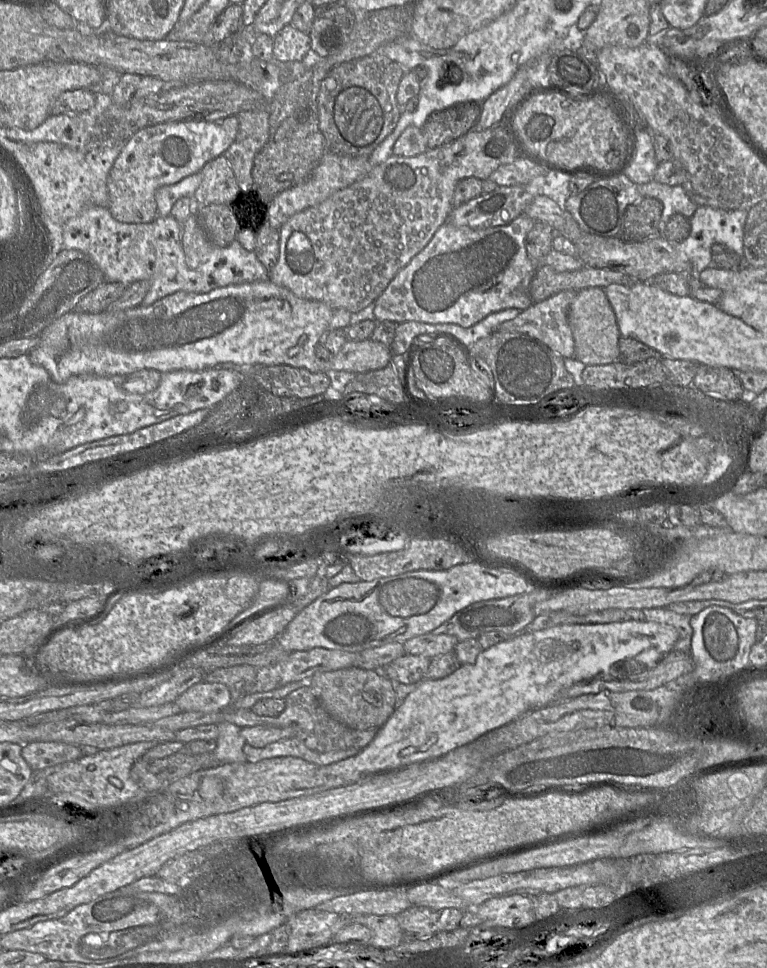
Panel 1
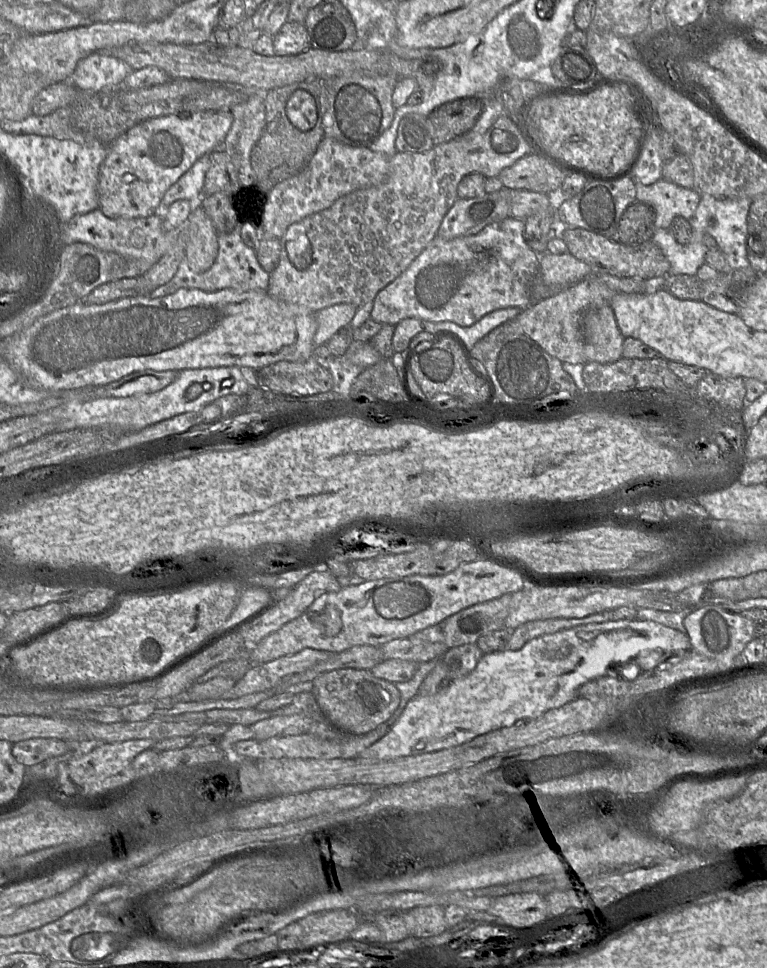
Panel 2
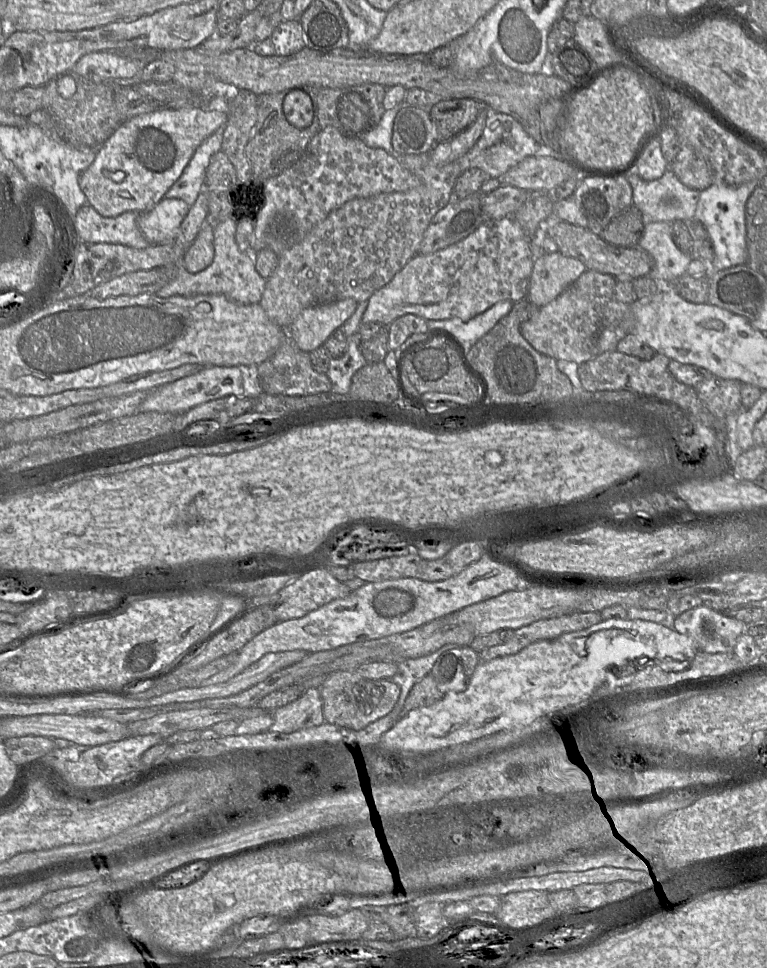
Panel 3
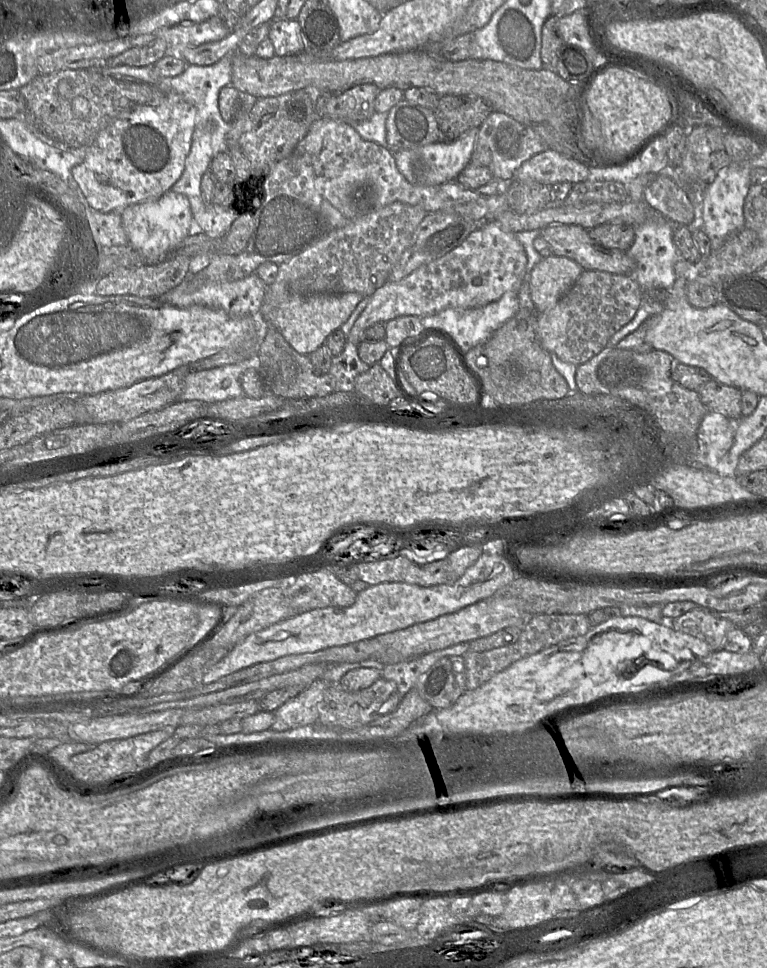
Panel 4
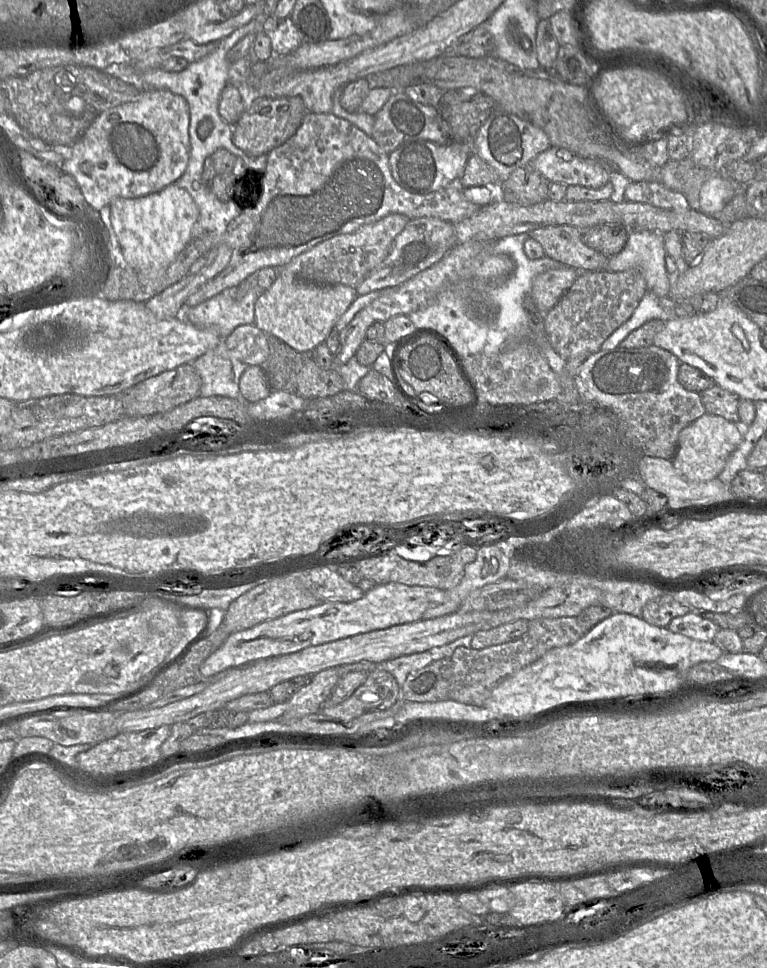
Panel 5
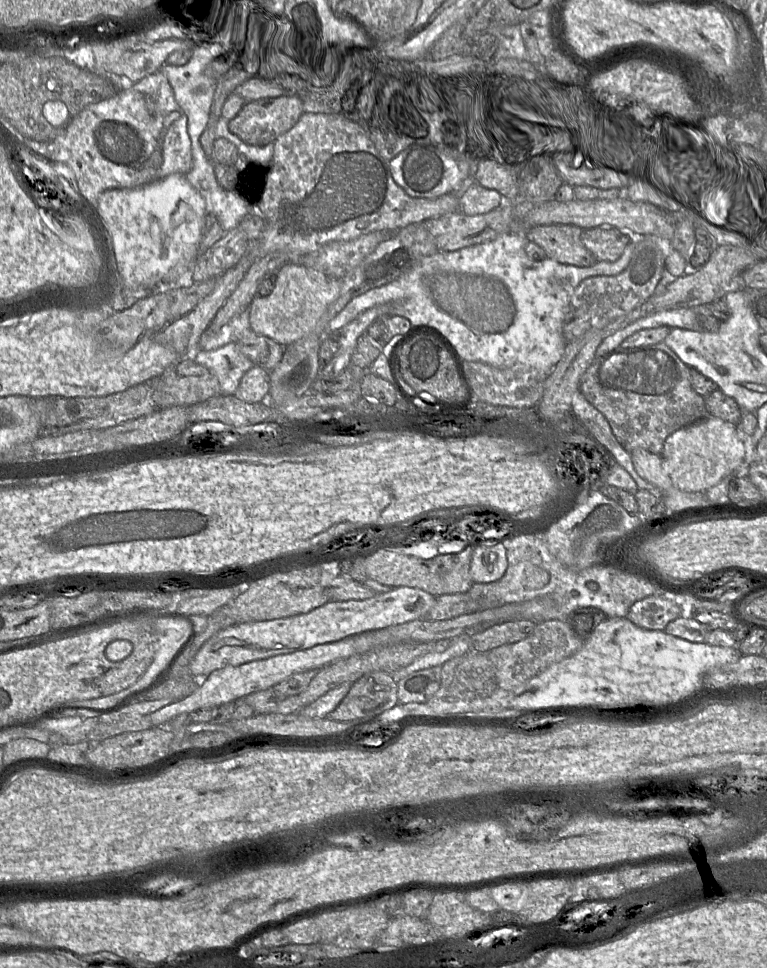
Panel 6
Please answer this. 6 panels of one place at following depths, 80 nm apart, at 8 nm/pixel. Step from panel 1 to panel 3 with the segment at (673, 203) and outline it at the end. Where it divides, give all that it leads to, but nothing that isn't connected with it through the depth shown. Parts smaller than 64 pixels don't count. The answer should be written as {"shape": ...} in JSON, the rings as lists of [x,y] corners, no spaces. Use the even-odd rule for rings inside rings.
{"shape":[[[670,169],[652,181],[646,181],[636,173],[629,173],[626,179],[632,188],[632,205],[641,211],[645,225],[651,222],[672,223],[675,220],[694,218],[700,191],[684,185]]]}

